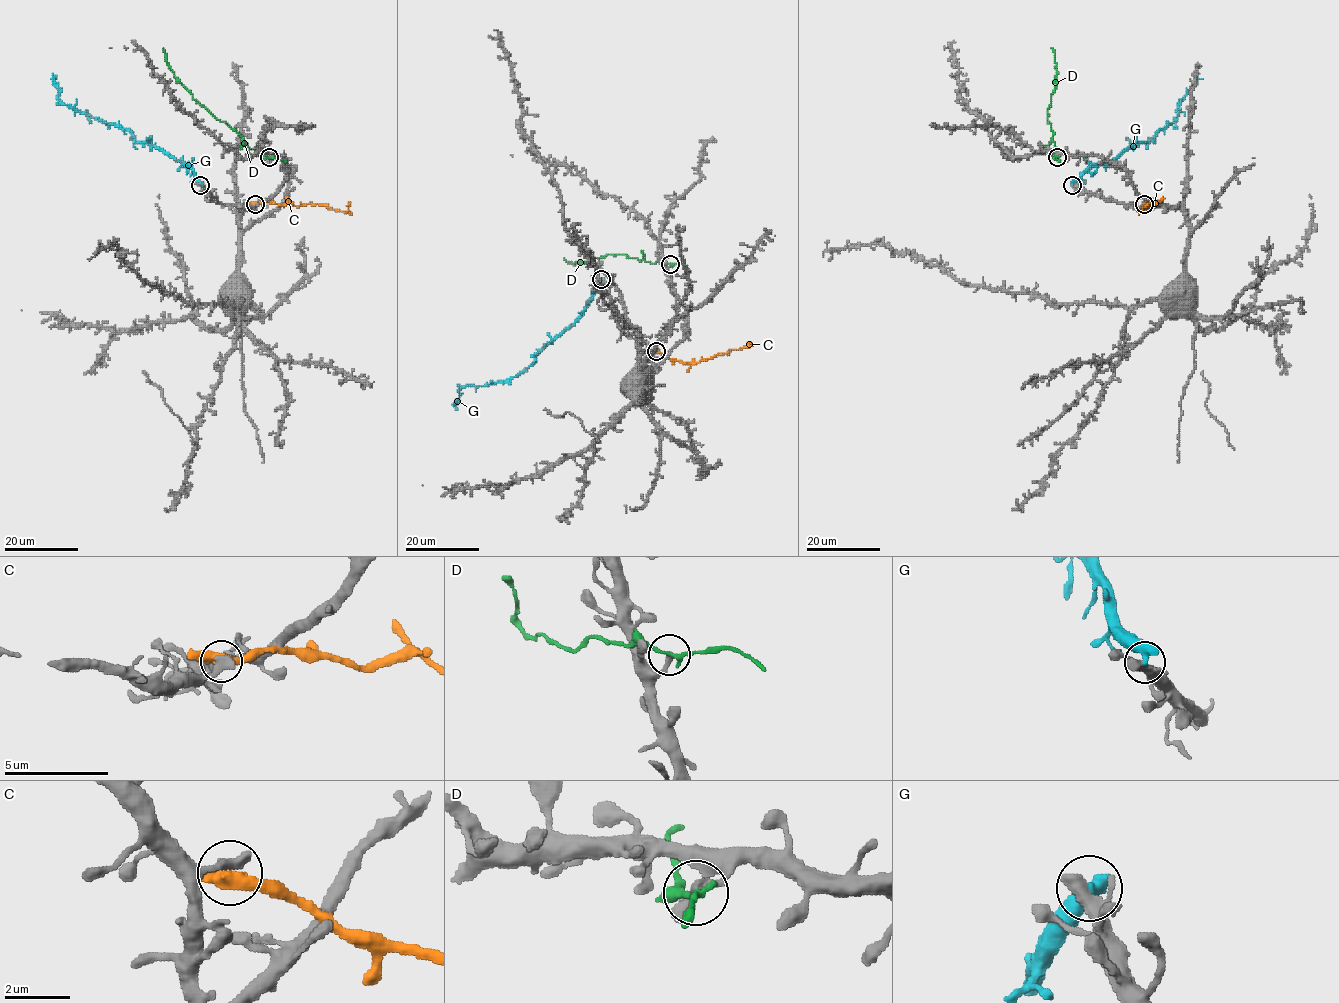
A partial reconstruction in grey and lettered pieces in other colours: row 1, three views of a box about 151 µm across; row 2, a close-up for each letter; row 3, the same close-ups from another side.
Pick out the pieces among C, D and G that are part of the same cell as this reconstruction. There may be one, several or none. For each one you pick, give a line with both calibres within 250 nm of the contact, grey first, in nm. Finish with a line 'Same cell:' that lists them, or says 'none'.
Same cell: none

